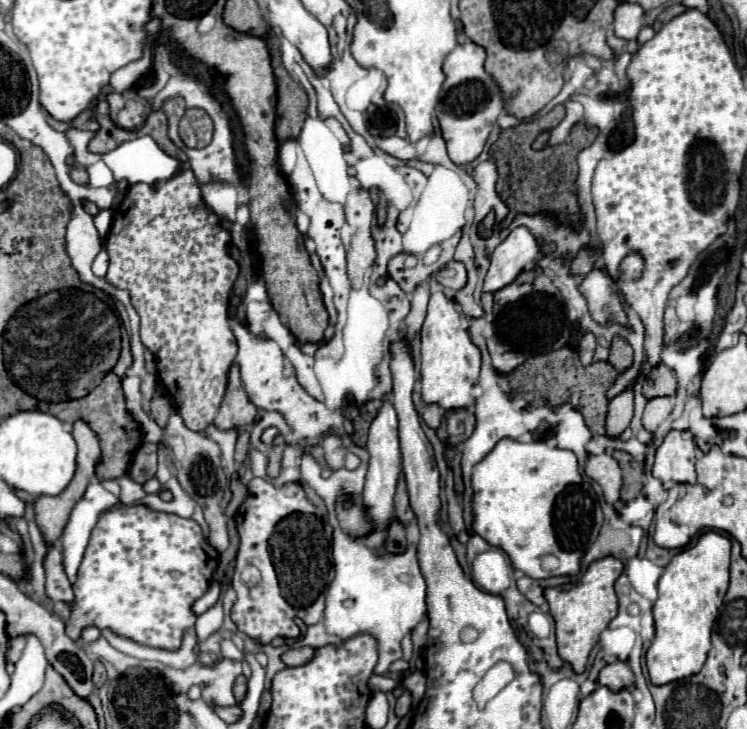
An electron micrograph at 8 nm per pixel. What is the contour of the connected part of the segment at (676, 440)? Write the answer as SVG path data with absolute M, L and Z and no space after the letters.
M670 431L656 451L652 473L662 483L666 481L696 483L694 461L696 461L696 445L692 441L692 435L684 431Z

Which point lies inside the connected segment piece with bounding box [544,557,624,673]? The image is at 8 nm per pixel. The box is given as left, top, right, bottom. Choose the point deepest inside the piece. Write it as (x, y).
(581, 612)

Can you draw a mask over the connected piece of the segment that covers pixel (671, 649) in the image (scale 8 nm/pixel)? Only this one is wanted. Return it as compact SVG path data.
M708 531L694 547L672 557L658 581L658 601L654 605L656 637L646 651L646 665L654 685L666 685L698 673L710 651L710 633L718 607L728 589L730 541L728 537Z

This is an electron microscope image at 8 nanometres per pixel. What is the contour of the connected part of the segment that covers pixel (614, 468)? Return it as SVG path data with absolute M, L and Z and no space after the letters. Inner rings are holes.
M610 453L590 457L584 473L602 487L606 503L612 505L618 501L620 487L622 487L622 473L620 473L620 467Z

